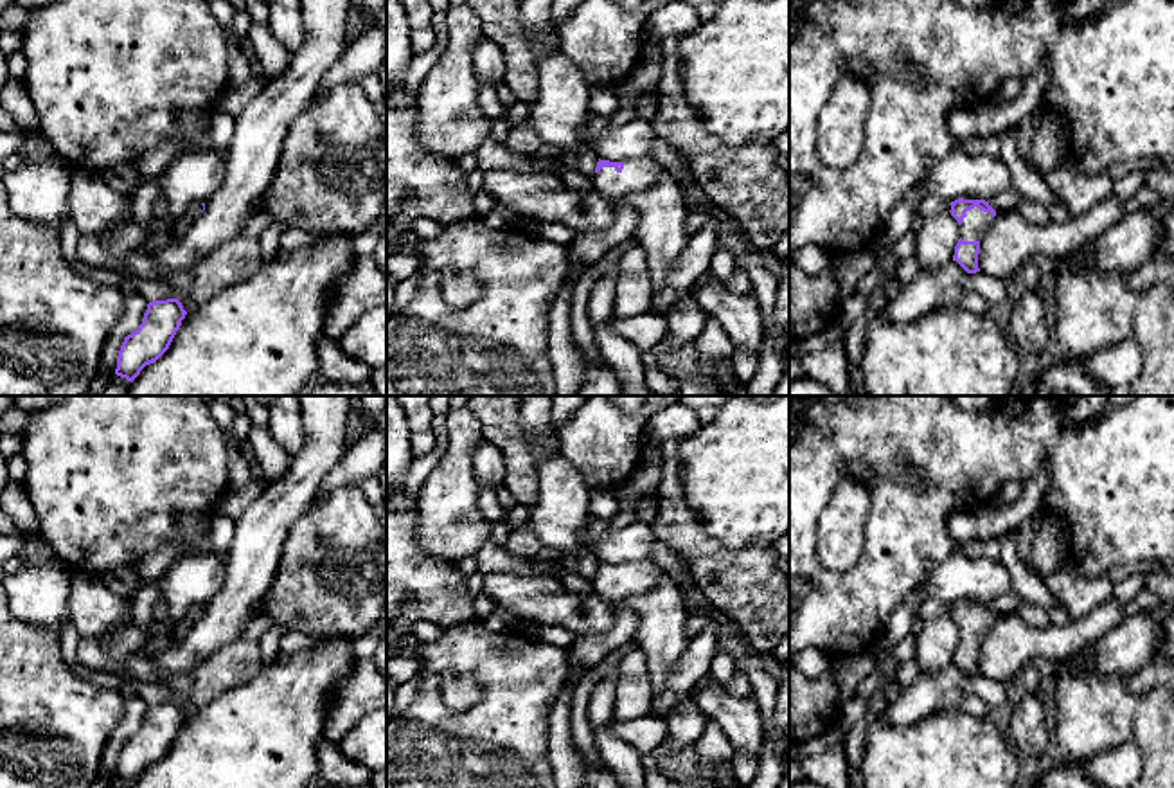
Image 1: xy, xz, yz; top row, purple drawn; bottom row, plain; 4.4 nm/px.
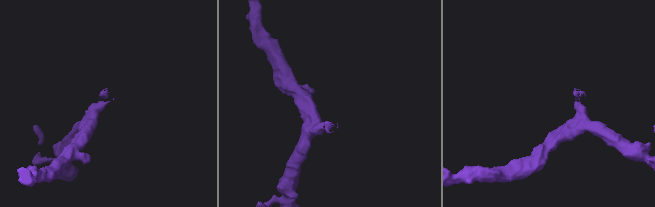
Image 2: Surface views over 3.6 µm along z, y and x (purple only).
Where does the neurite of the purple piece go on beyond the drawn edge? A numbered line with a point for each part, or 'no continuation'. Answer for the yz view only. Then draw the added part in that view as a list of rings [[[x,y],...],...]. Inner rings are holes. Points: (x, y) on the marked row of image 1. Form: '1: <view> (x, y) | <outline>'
1: yz (975, 223) | [[[978,207],[967,210],[960,225],[960,237],[964,241],[980,241],[982,243],[991,221],[992,221],[991,212],[983,212]]]

